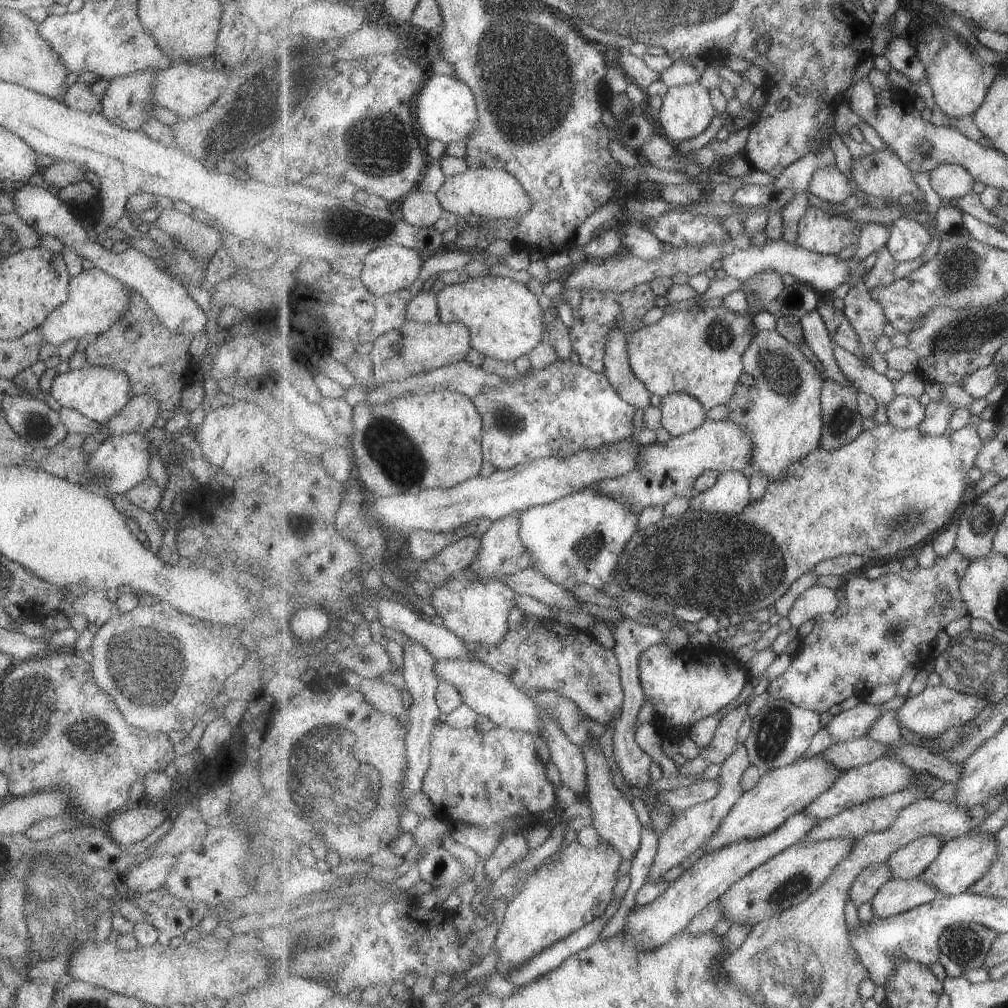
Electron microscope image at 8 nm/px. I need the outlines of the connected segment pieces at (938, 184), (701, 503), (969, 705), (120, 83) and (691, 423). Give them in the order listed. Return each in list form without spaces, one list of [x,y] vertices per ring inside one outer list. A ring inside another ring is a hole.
[[[942,164],[930,172],[934,191],[941,200],[953,200],[969,194],[975,184],[974,176],[961,165]]]
[[[747,472],[720,473],[719,482],[691,499],[690,508],[715,514],[739,514],[751,502]]]
[[[943,684],[927,687],[898,709],[900,726],[907,728],[912,734],[934,737],[943,734],[954,726],[970,723],[991,702],[977,695],[968,695]]]
[[[145,69],[109,79],[108,87],[100,100],[101,114],[120,129],[141,130],[145,121],[152,117],[152,83],[158,72],[155,69]]]
[[[673,393],[661,398],[662,426],[671,437],[698,429],[708,418],[702,402],[687,393]]]

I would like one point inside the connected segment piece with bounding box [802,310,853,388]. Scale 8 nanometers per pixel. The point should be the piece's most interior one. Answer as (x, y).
(820, 342)

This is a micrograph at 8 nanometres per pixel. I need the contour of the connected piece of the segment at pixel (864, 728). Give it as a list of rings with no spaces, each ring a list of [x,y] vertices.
[[[860,702],[852,709],[841,712],[833,717],[830,724],[825,727],[833,742],[854,741],[867,737],[873,728],[874,722],[880,719],[885,712],[882,705]]]

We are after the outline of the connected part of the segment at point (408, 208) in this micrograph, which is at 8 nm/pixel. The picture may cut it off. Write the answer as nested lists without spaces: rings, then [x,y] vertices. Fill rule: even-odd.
[[[413,190],[401,203],[403,219],[410,225],[423,228],[433,227],[445,212],[438,195]]]

